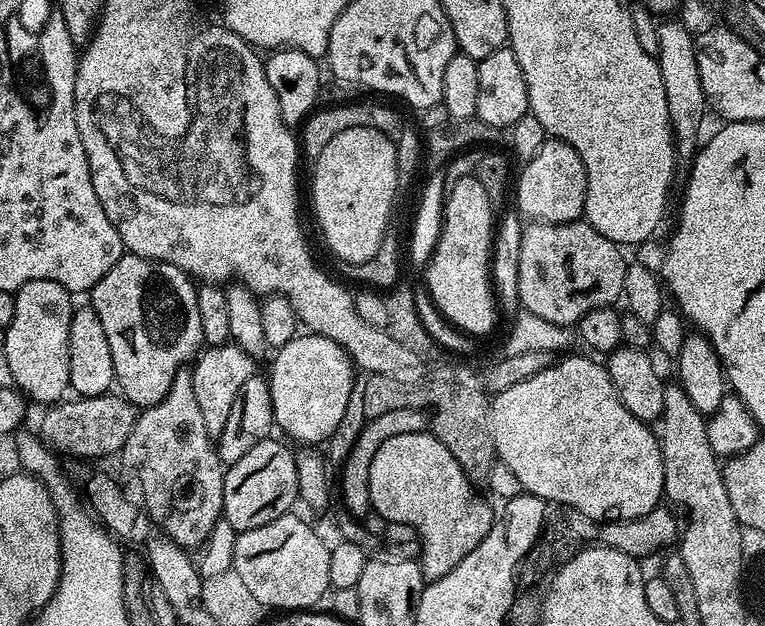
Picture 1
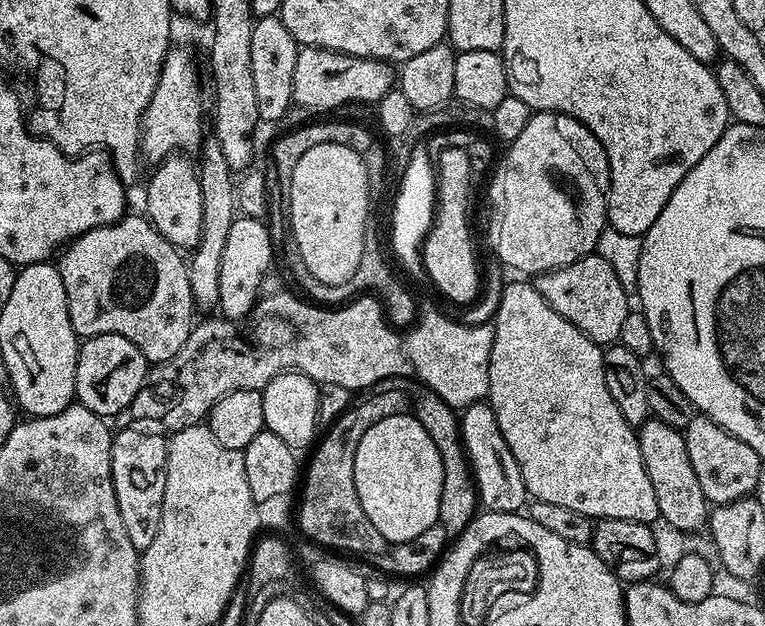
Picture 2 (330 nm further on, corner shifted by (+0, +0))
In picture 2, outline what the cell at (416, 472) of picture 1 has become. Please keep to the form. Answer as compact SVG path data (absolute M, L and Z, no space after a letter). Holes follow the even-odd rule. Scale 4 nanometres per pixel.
M398 413L375 423L362 434L352 457L352 475L357 478L361 500L384 535L408 539L437 524L444 479L442 458L434 438L415 416Z

